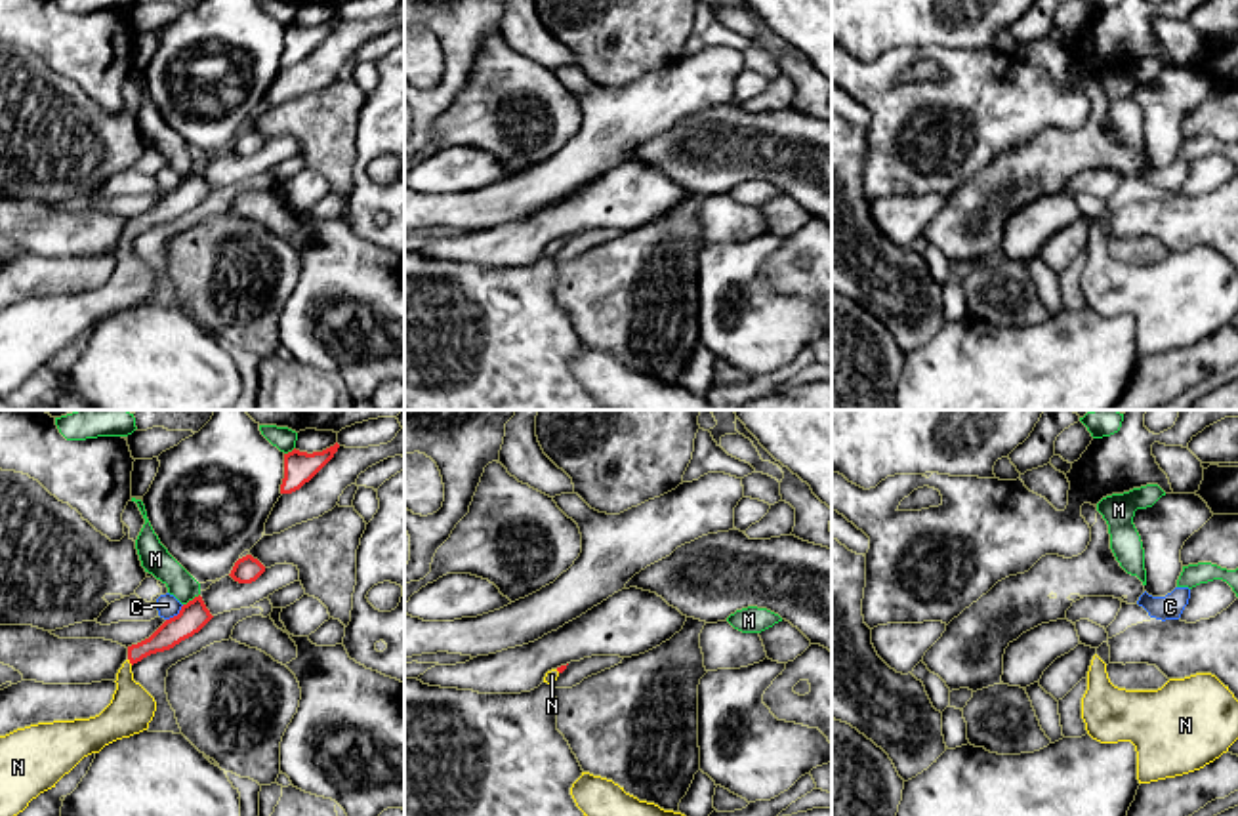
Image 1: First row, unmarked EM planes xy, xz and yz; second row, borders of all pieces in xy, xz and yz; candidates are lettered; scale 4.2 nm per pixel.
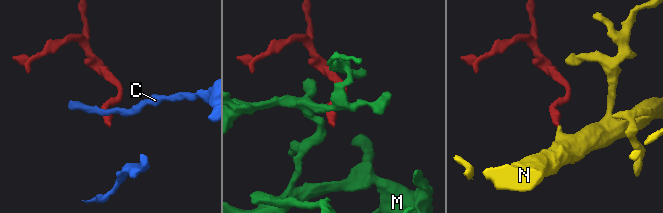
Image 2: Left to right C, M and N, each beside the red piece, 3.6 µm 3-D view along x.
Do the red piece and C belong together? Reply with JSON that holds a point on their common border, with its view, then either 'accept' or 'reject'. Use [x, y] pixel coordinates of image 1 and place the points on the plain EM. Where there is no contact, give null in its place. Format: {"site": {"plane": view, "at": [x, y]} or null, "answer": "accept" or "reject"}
{"site": {"plane": "xy", "at": [178, 187]}, "answer": "reject"}

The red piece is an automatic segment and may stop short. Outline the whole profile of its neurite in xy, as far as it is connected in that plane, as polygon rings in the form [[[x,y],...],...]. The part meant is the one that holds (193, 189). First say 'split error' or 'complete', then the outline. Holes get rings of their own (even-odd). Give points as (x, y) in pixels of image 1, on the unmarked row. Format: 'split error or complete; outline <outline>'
split error; outline [[[202,170],[181,179],[149,212],[128,219],[111,276],[95,290],[38,296],[0,309],[0,398],[55,360],[84,330],[149,301],[155,271],[134,254],[132,238],[198,206],[214,189]]]

